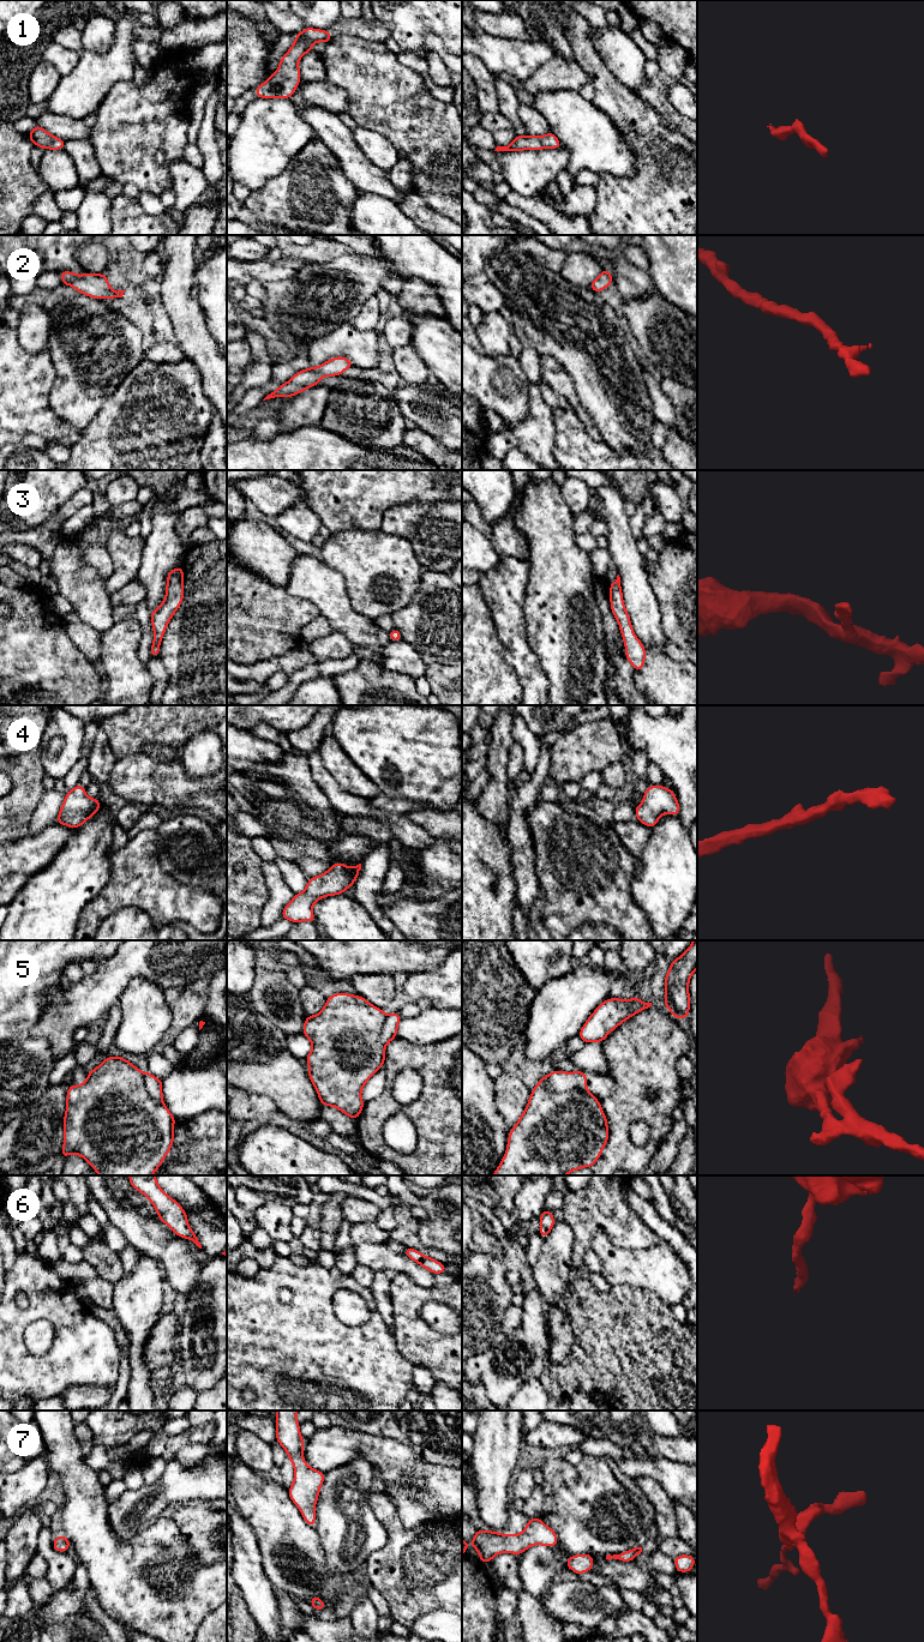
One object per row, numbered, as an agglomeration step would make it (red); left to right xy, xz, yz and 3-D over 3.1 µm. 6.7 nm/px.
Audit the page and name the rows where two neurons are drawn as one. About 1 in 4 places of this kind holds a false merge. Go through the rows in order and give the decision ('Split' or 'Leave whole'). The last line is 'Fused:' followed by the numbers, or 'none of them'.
1: Leave whole
2: Leave whole
3: Leave whole
4: Leave whole
5: Split
6: Leave whole
7: Leave whole
Fused: 5

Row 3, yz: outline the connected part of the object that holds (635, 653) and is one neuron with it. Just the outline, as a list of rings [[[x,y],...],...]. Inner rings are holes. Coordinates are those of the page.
[[[619,575],[617,576],[617,579],[610,584],[610,601],[611,611],[618,621],[623,636],[625,657],[632,664],[634,670],[642,670],[646,660],[646,648],[634,633],[630,616],[623,601]]]

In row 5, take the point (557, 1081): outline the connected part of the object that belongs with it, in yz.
[[[552,1071],[545,1077],[545,1085],[553,1093],[563,1093],[572,1088],[587,1090],[587,1075],[583,1071]]]

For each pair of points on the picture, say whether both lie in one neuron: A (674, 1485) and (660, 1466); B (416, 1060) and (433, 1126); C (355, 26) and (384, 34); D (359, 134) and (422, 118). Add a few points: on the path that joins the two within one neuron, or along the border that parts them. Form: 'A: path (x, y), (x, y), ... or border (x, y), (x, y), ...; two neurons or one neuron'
A: path (674, 1480), (665, 1471); one neuron
B: path (433, 1074), (433, 1108); one neuron
C: path (362, 28), (377, 32); one neuron
D: border (358, 125), (383, 134), (396, 148); two neurons

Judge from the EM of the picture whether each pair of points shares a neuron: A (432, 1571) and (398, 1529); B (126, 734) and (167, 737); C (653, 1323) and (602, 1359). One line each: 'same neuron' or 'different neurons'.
A: same neuron
B: same neuron
C: same neuron

